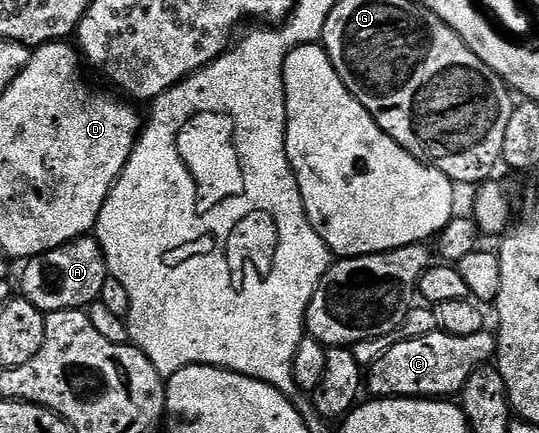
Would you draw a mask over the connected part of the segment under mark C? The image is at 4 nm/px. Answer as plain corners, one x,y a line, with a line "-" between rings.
435,330
423,336
398,338
376,358
376,362
368,365
364,388
379,400
393,400
396,396
454,398
461,393
466,379
495,356
496,336
489,330
463,336

